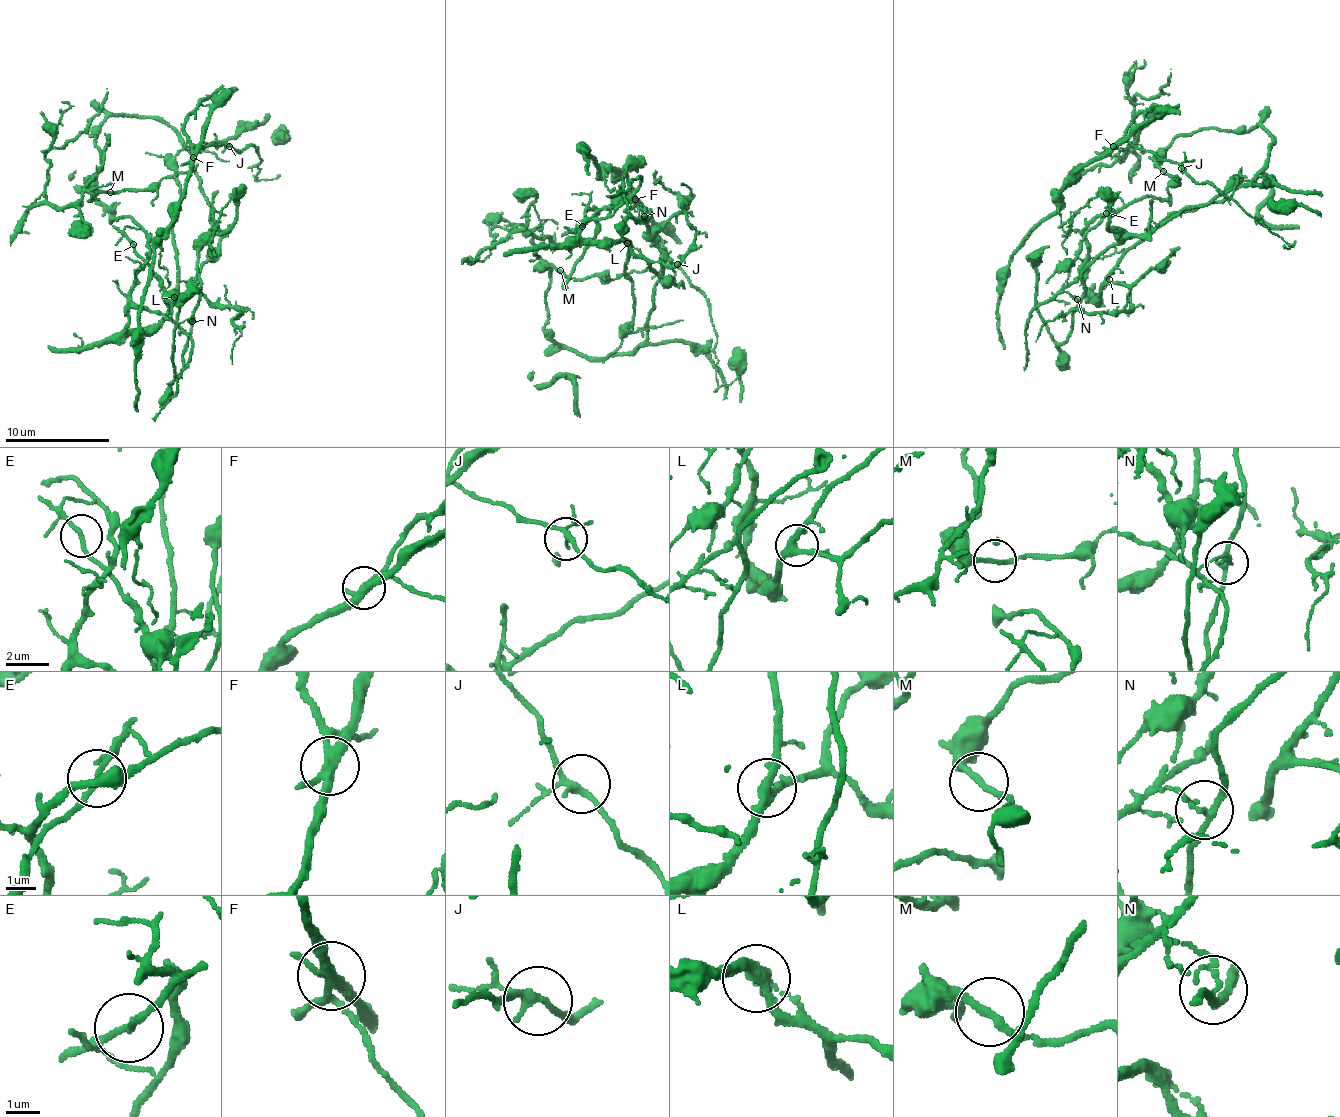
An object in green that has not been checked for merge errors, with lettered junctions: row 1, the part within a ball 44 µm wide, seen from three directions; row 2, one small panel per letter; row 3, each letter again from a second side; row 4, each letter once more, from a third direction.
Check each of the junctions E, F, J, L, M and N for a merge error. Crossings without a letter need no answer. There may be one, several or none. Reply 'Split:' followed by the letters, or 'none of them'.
Split: E, F, N

